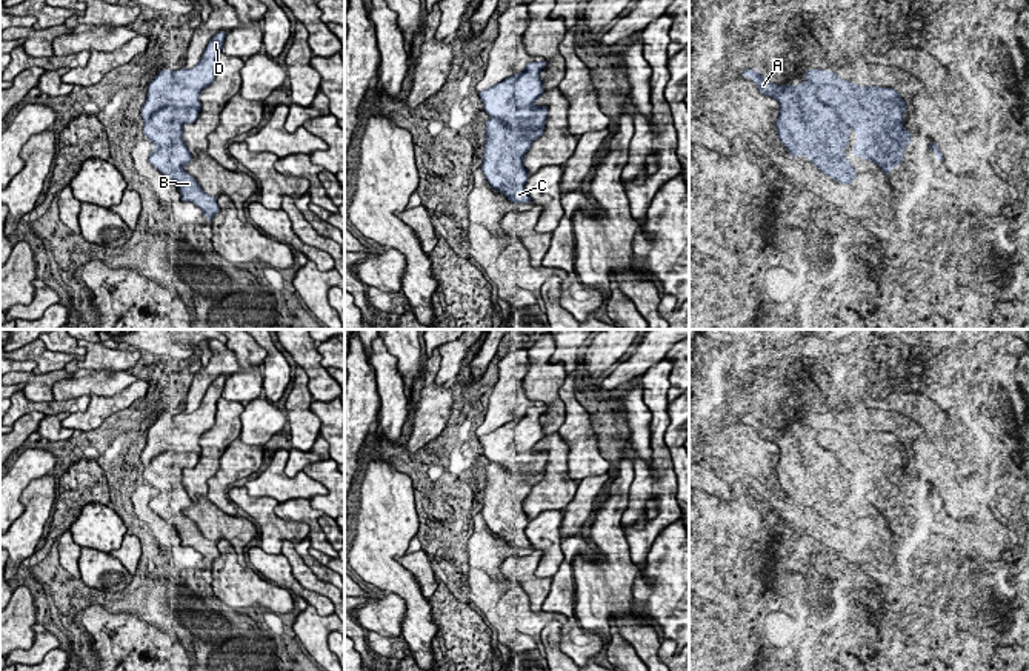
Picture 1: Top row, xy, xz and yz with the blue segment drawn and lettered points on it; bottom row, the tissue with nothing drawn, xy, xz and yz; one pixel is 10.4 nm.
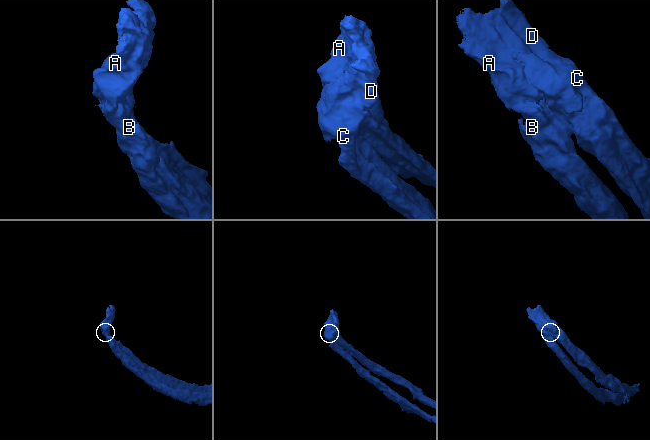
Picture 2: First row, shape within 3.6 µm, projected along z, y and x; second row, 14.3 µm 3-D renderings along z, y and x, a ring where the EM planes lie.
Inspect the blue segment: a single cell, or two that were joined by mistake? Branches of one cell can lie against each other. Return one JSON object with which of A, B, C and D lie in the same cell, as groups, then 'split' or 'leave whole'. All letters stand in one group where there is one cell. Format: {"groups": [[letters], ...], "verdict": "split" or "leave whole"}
{"groups": [["A", "B"], ["C", "D"]], "verdict": "split"}

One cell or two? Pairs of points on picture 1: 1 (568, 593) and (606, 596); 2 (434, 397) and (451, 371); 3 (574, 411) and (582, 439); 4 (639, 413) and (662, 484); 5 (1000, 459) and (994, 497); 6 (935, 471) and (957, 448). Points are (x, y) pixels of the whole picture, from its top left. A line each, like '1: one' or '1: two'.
1: two
2: two
3: one
4: two
5: one
6: two

